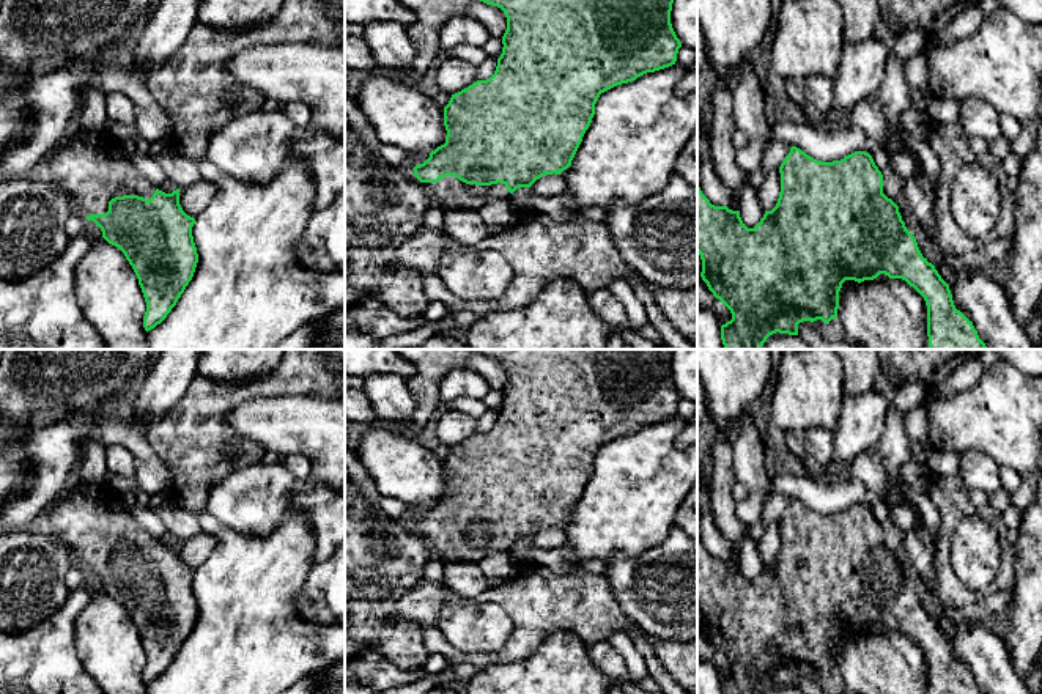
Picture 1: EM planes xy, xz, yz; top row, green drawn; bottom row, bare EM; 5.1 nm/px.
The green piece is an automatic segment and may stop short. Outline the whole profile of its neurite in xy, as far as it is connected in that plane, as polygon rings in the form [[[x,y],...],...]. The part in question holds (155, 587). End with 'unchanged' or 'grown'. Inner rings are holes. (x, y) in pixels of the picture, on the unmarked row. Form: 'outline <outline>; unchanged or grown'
outline [[[80,483],[61,493],[44,522],[68,546],[74,560],[101,581],[102,590],[124,606],[146,655],[143,680],[146,685],[154,681],[176,658],[198,615],[192,589],[195,571],[183,563],[179,541],[165,546],[137,529],[123,500],[110,488],[94,483]]]; grown

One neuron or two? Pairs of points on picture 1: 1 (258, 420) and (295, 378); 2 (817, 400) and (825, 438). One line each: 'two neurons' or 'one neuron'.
1: two neurons
2: two neurons

